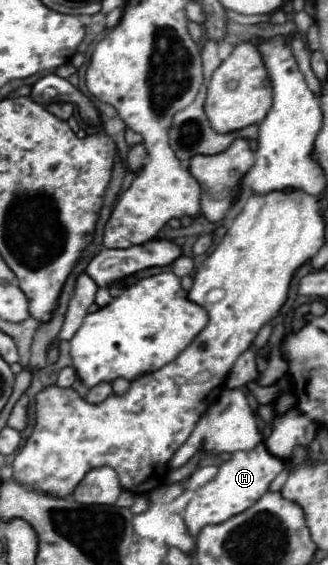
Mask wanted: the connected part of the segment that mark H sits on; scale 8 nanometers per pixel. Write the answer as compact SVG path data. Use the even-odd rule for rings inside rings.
M264 444L256 446L250 452L234 452L230 460L226 460L218 466L218 474L214 476L214 480L200 486L194 492L194 496L190 498L190 502L184 510L184 522L186 522L188 534L198 536L198 532L206 524L220 524L220 522L244 512L252 504L256 504L260 500L260 496L264 496L268 492L270 482L282 472L282 468L284 468L284 460L270 454Z

